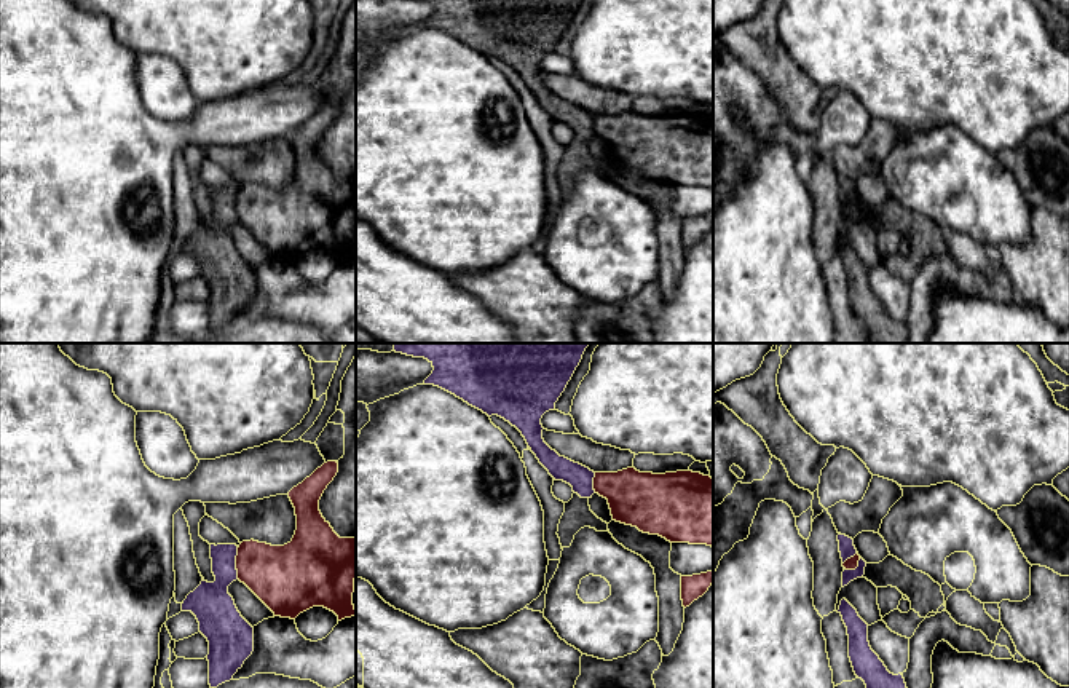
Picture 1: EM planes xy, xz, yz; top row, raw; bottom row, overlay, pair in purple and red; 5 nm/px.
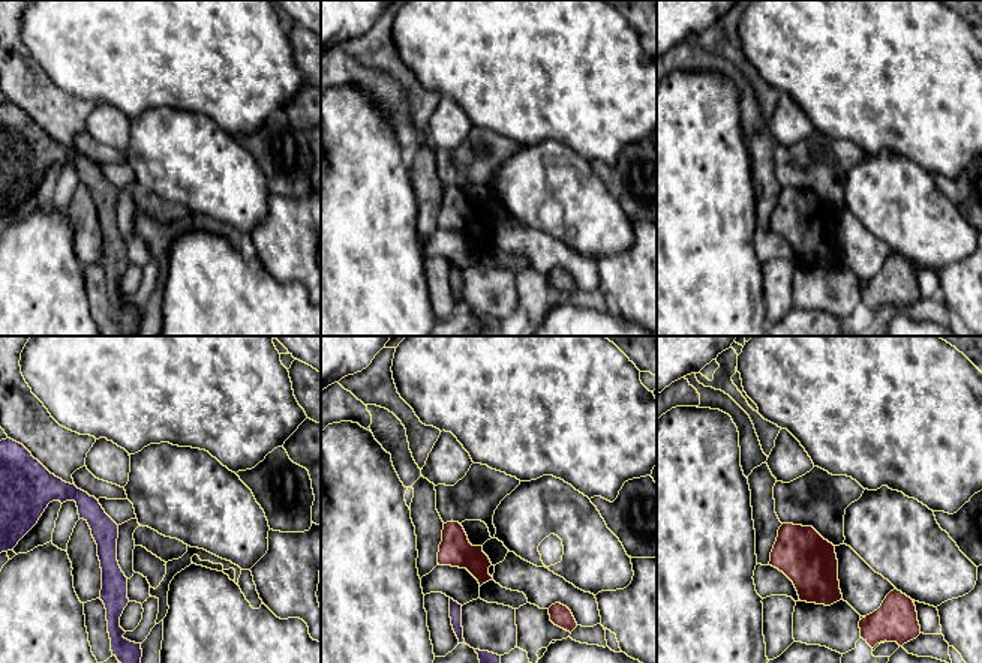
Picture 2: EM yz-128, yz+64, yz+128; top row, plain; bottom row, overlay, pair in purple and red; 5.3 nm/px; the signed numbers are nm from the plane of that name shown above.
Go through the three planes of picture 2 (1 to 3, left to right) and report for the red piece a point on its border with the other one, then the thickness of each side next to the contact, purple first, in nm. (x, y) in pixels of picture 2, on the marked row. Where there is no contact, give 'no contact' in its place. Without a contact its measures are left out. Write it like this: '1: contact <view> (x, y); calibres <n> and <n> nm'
1: no contact
2: no contact
3: no contact

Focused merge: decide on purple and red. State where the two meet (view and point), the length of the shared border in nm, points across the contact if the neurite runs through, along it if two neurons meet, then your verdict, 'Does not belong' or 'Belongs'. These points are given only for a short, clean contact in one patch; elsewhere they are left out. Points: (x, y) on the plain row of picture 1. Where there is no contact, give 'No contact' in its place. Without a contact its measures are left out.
Touches purple at xy (235, 206). Shared border 160 nm. Boundary: xy (238, 190), (236, 221). Does not belong

